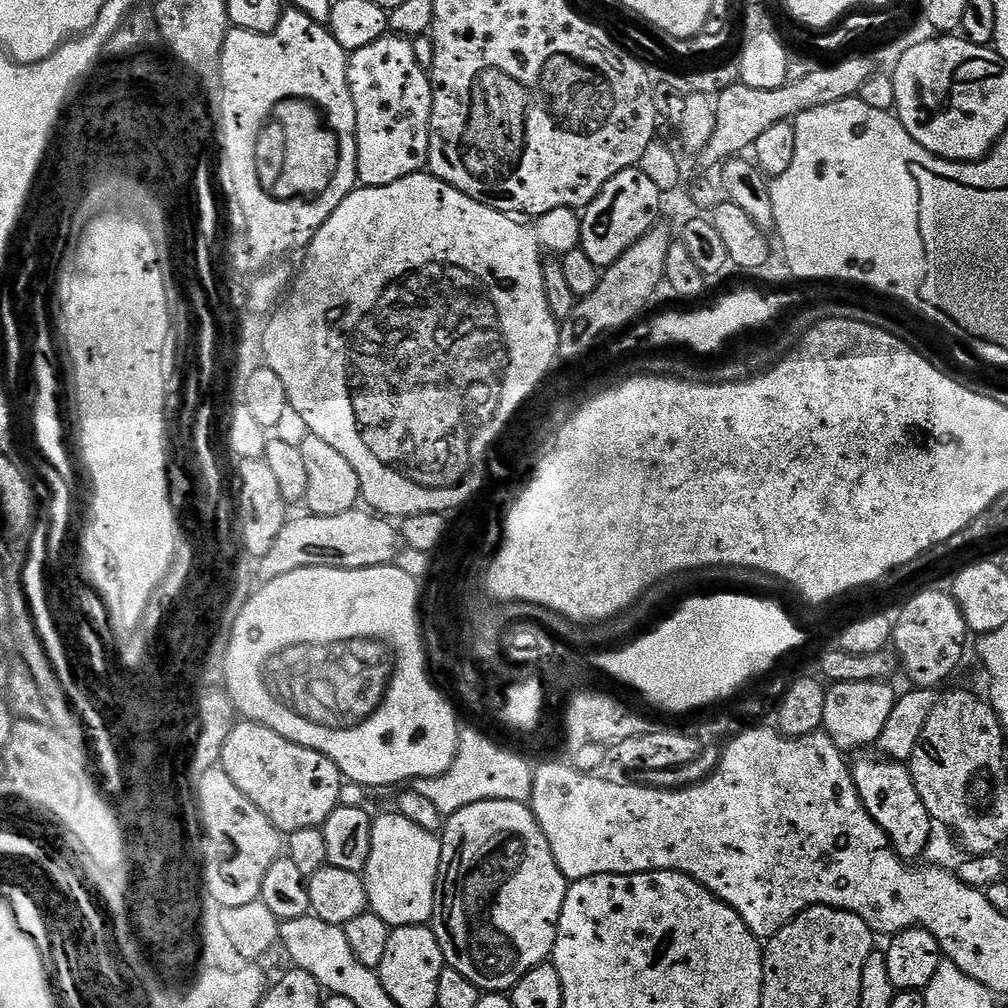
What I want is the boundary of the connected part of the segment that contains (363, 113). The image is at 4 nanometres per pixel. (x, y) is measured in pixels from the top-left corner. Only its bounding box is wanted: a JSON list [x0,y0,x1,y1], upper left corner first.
[348,34,432,188]

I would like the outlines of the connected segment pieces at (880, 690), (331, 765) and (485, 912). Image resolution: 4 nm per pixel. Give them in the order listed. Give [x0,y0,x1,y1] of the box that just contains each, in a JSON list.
[[823,680,898,754],[218,719,342,834],[430,800,569,994]]

